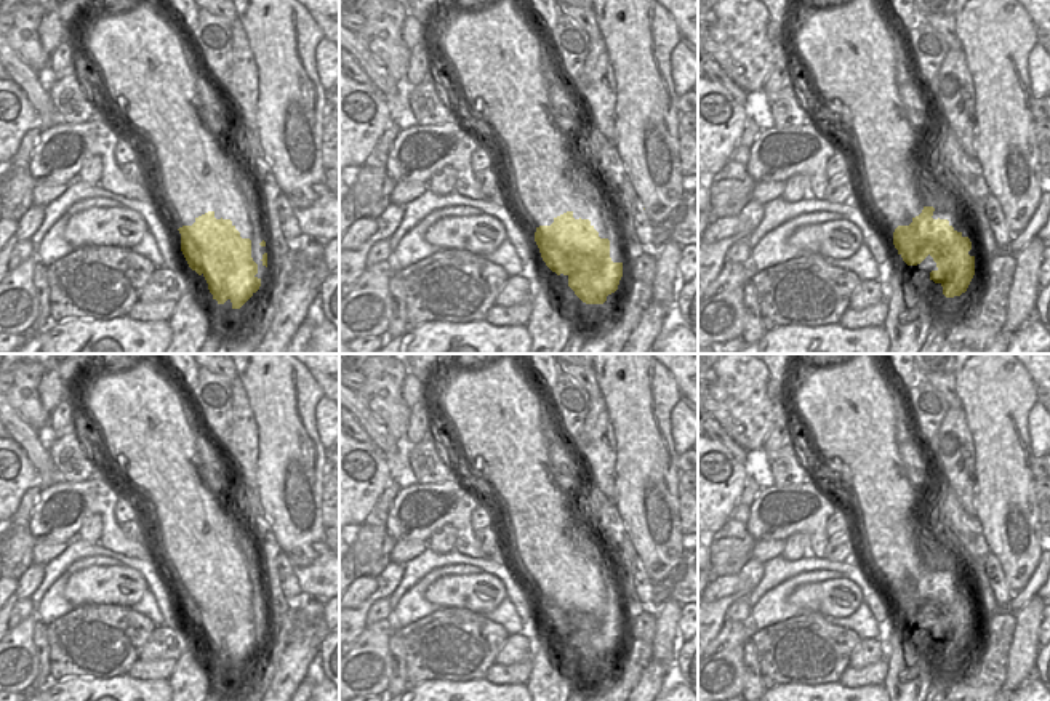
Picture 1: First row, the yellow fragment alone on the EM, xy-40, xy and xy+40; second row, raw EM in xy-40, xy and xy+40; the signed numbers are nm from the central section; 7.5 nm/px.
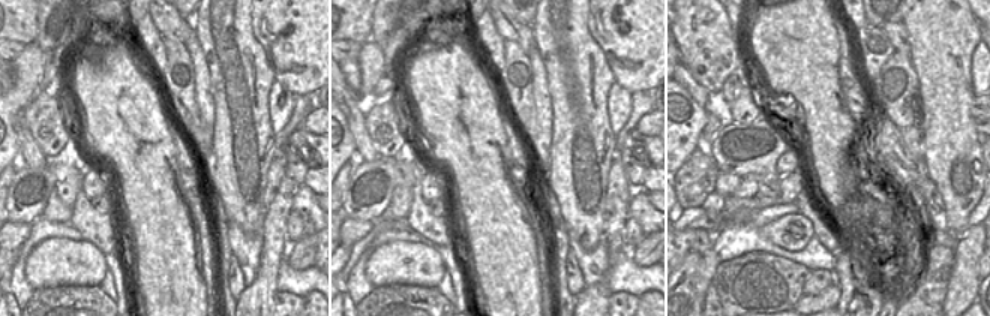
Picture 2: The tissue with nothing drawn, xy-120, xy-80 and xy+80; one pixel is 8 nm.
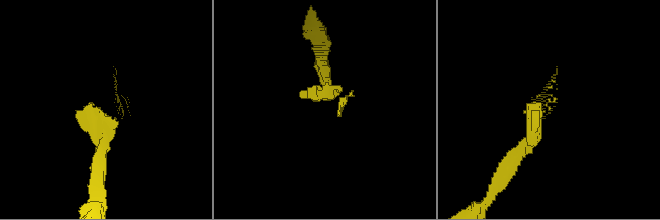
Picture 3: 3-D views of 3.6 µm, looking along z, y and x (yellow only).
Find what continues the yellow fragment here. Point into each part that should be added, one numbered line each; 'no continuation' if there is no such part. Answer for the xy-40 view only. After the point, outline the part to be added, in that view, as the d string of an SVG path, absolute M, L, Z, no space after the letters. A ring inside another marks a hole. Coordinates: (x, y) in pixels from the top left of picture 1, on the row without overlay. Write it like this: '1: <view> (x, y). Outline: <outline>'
no continuation

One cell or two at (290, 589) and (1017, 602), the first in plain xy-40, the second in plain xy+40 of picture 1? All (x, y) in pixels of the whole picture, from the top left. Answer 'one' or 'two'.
two

